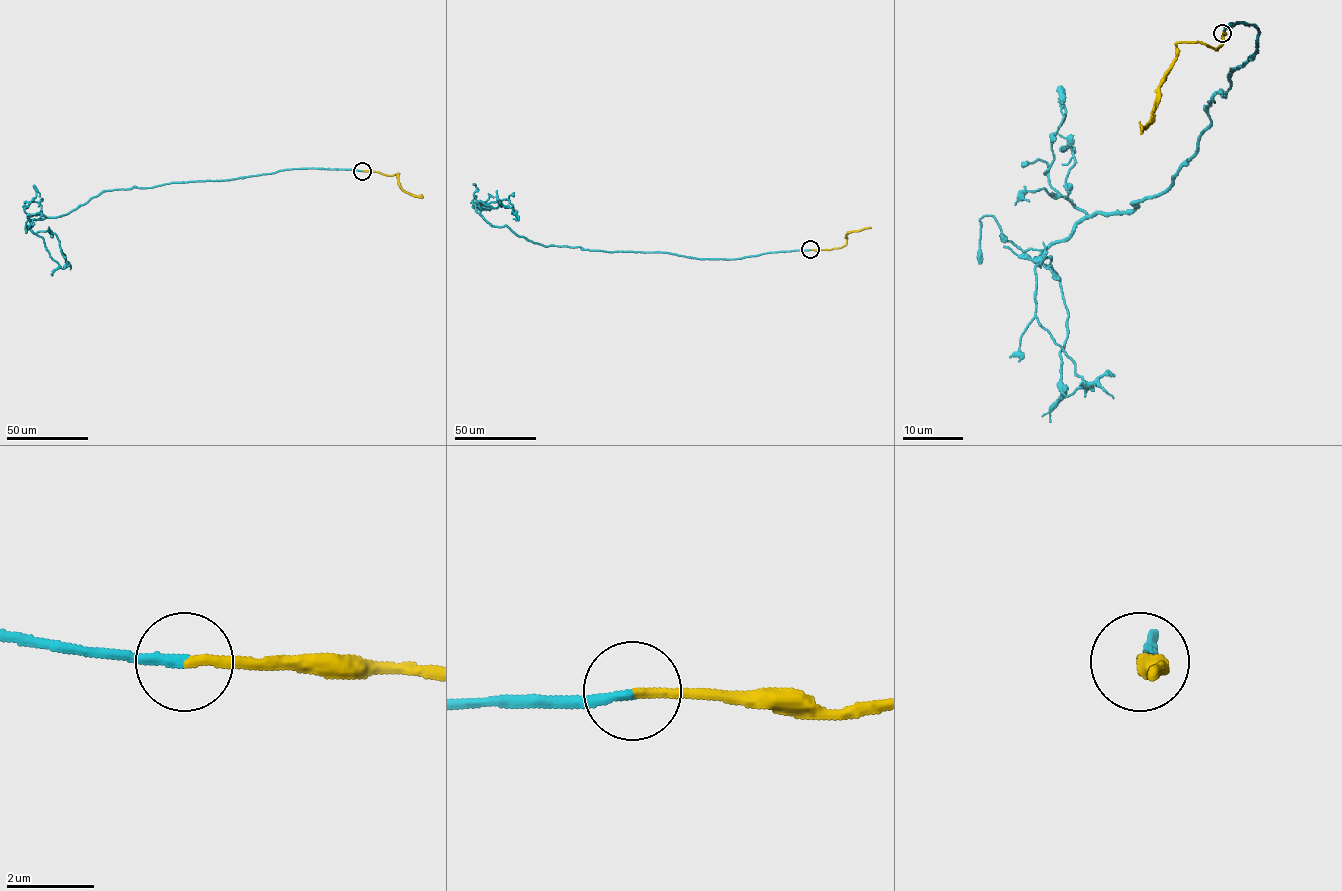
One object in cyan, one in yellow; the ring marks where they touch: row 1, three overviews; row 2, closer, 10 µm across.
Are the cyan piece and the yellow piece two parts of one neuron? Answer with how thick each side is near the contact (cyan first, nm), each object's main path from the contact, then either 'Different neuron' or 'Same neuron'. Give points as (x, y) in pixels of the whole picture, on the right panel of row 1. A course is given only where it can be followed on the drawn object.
Thickness 240 nm (cyan) against 220 nm. Course of cyan: (1222, 33), (1258, 29), (1257, 50), (1172, 183), (1083, 218), (1036, 270), (1036, 317), (1075, 373), (1108, 373). Course of yellow: (1222, 33), (1216, 50), (1202, 42), (1176, 44), (1176, 59), (1160, 86), (1152, 117), (1142, 130). Same neuron

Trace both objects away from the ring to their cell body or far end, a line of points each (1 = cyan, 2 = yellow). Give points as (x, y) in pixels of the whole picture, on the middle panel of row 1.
1: (810, 249), (729, 259), (545, 246), (506, 225), (491, 226), (478, 203), (508, 199), (516, 213), (513, 219)
2: (810, 249), (840, 248), (846, 244), (848, 233), (871, 228)

